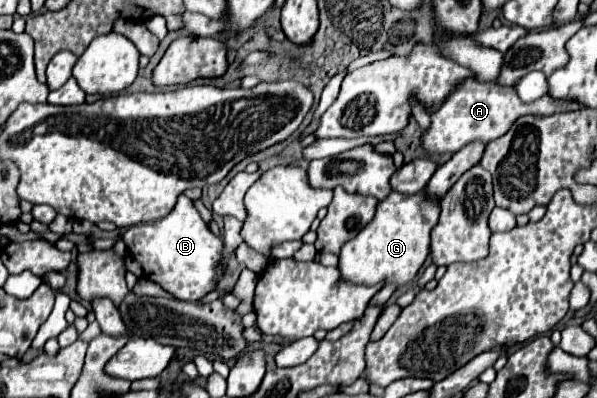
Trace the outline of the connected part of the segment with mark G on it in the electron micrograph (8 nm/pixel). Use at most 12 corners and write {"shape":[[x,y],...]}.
{"shape":[[391,191],[341,247],[343,279],[413,281],[439,199]]}

